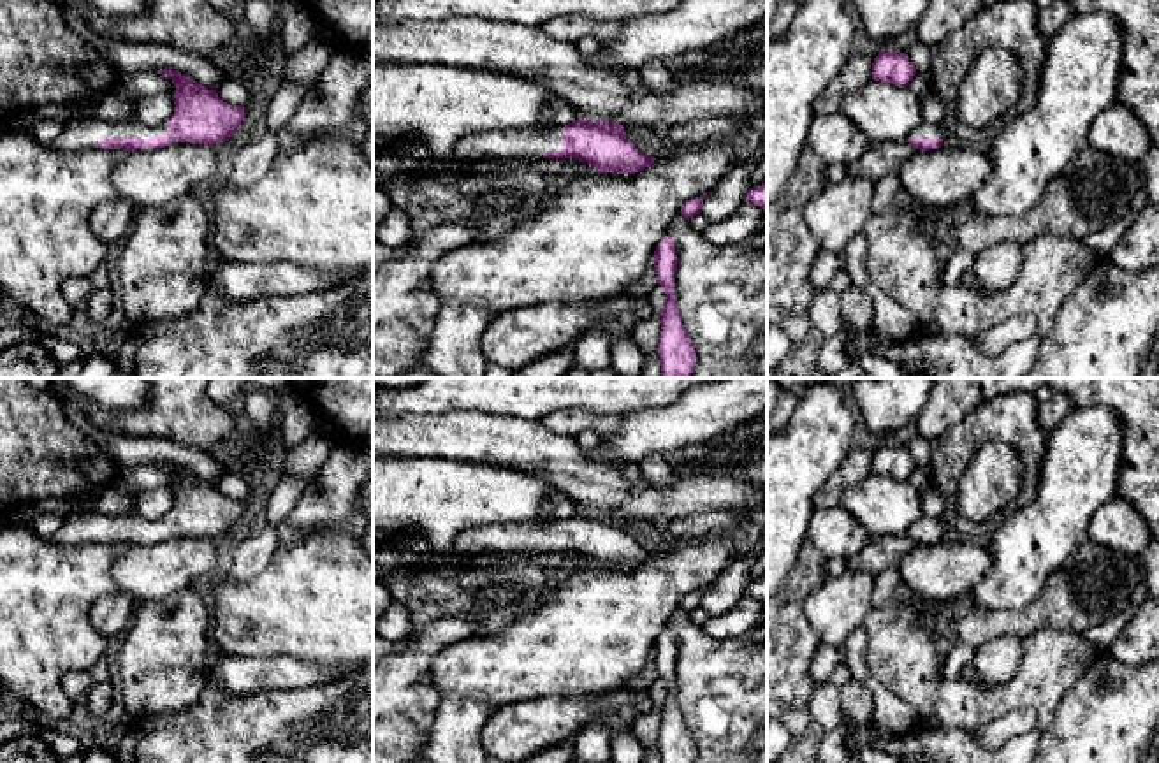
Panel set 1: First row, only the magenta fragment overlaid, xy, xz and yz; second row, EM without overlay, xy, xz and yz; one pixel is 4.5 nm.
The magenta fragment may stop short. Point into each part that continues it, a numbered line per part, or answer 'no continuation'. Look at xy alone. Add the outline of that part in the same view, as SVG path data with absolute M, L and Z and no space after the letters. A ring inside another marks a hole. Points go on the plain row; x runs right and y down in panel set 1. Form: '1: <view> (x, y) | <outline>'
1: xy (80, 526) | M69 512L63 526L49 538L53 543L98 543L102 531L141 531L151 533L155 527L167 527L169 515L148 520L134 515L113 517L97 512Z

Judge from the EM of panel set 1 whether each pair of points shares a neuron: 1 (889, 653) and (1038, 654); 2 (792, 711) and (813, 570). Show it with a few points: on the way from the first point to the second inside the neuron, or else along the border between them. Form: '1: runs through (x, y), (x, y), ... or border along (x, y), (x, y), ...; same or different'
1: runs through (929, 691), (934, 697), (1008, 695); same
2: runs through (790, 675), (790, 605); same

